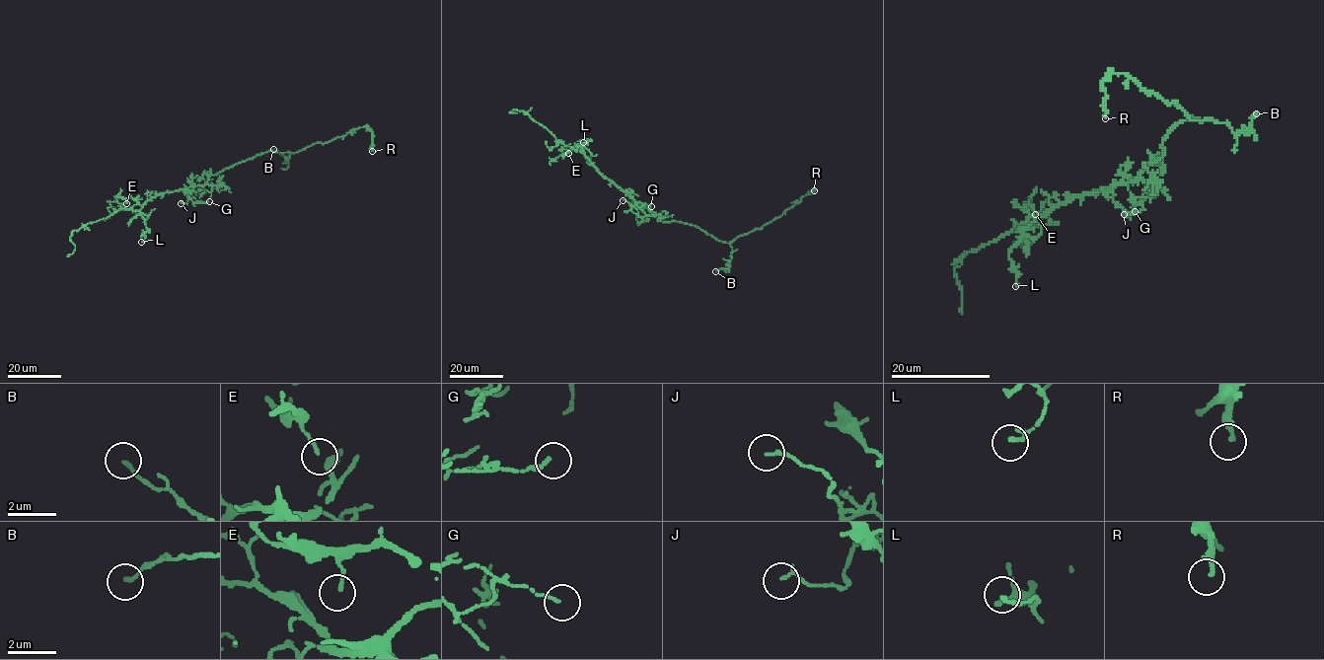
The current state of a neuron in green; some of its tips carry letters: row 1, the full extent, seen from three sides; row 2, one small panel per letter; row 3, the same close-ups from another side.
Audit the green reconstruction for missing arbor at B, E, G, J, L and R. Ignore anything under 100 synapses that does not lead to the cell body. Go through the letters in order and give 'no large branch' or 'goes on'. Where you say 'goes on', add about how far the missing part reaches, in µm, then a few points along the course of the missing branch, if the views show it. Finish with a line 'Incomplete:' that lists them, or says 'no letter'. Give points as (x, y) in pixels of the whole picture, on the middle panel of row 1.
B: no large branch
E: no large branch
G: no large branch
J: no large branch
L: no large branch
R: no large branch
Incomplete: no letter

